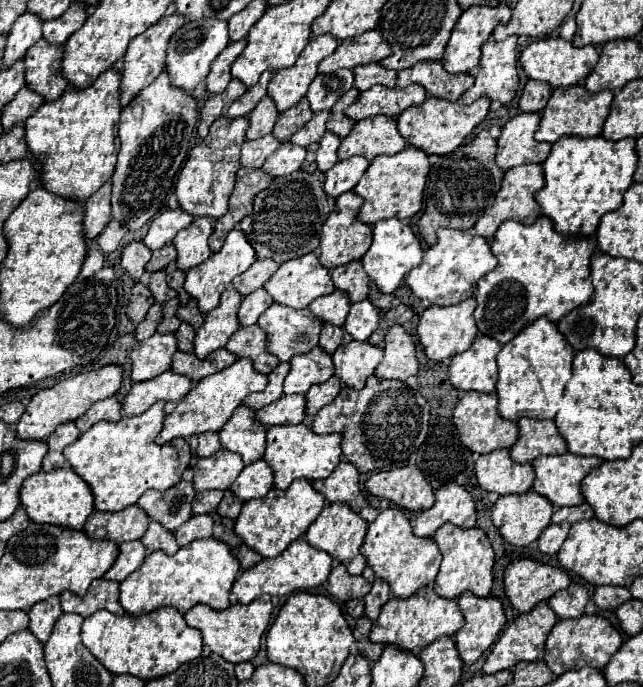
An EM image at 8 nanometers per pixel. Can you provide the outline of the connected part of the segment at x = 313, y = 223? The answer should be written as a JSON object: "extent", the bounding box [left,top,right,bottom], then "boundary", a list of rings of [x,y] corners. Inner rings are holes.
{"extent":[238,170,336,264],"boundary":[[[296,170],[290,176],[276,178],[264,192],[258,194],[254,200],[254,212],[246,216],[238,224],[238,228],[254,246],[256,258],[274,258],[278,260],[278,264],[282,264],[318,248],[322,224],[326,222],[334,206],[336,198],[324,192],[324,172],[316,170],[308,174]]]}

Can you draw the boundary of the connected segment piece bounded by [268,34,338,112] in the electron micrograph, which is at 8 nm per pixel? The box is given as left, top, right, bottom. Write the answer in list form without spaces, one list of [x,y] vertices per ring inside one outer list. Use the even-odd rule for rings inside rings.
[[[330,34],[316,36],[302,50],[294,66],[274,72],[274,78],[268,84],[268,94],[274,98],[278,112],[292,108],[300,98],[306,96],[306,88],[318,74],[318,64],[330,56],[338,46],[338,40]]]

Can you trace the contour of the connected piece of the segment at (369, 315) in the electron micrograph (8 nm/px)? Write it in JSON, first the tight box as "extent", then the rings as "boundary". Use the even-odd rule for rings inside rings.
{"extent":[346,300,380,340],"boundary":[[[362,300],[358,304],[352,304],[350,314],[346,318],[346,332],[354,340],[368,340],[370,334],[378,328],[380,324],[380,310],[370,302]]]}

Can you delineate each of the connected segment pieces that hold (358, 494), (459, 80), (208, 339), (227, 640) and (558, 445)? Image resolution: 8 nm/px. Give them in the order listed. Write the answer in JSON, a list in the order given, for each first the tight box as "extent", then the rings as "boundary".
[{"extent":[312,458,368,512],"boundary":[[[342,458],[338,468],[328,478],[312,482],[312,486],[322,492],[328,502],[344,502],[354,508],[354,512],[368,506],[368,498],[360,488],[360,472],[354,464],[348,464],[346,458]]]},{"extent":[398,60,474,100],"boundary":[[[428,60],[422,64],[414,64],[412,68],[398,72],[398,88],[406,88],[410,84],[422,84],[430,96],[458,100],[472,84],[474,78],[468,72],[458,76],[450,76],[446,68],[442,68],[440,60]]]},{"extent":[194,286,244,358],"boundary":[[[232,286],[222,292],[220,304],[204,316],[204,324],[196,330],[194,354],[198,358],[206,358],[210,352],[224,348],[230,336],[240,328],[238,308],[242,300],[244,296]]]},{"extent":[184,596,272,664],"boundary":[[[260,596],[258,600],[252,600],[250,604],[232,604],[222,612],[214,612],[214,608],[206,604],[196,604],[190,608],[184,618],[192,628],[198,628],[202,632],[204,644],[210,646],[212,652],[220,654],[224,660],[238,664],[252,660],[260,648],[260,638],[266,632],[272,616],[272,602],[270,596]]]},{"extent":[510,420,568,464],"boundary":[[[518,420],[520,438],[512,446],[510,456],[518,464],[532,462],[540,454],[566,454],[568,446],[558,434],[554,420]]]}]

